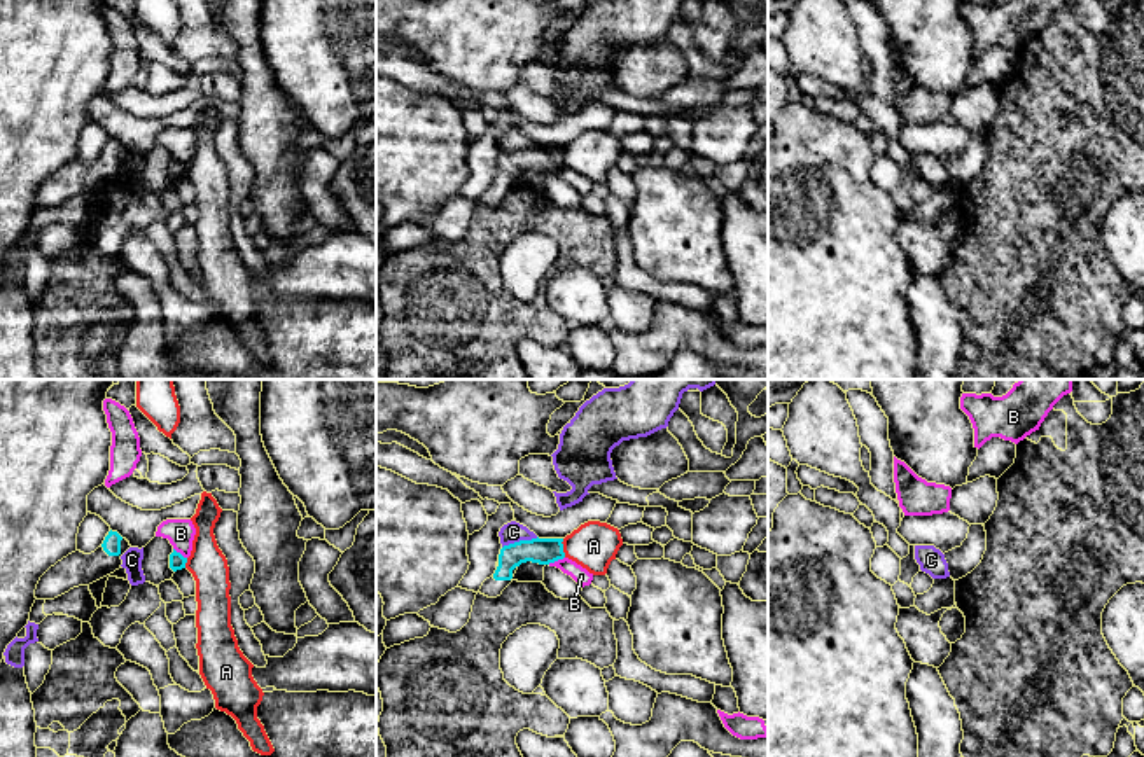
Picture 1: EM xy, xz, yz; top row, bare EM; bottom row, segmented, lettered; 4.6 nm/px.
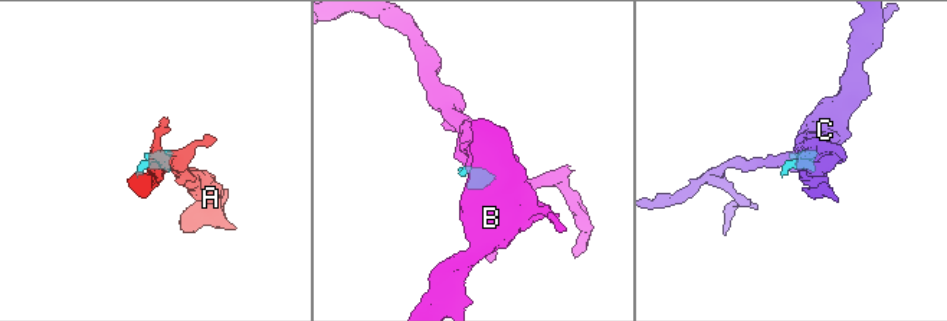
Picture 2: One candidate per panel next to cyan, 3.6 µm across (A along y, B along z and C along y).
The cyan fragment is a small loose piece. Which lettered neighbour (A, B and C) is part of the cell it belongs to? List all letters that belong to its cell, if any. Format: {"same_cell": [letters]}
{"same_cell": []}

